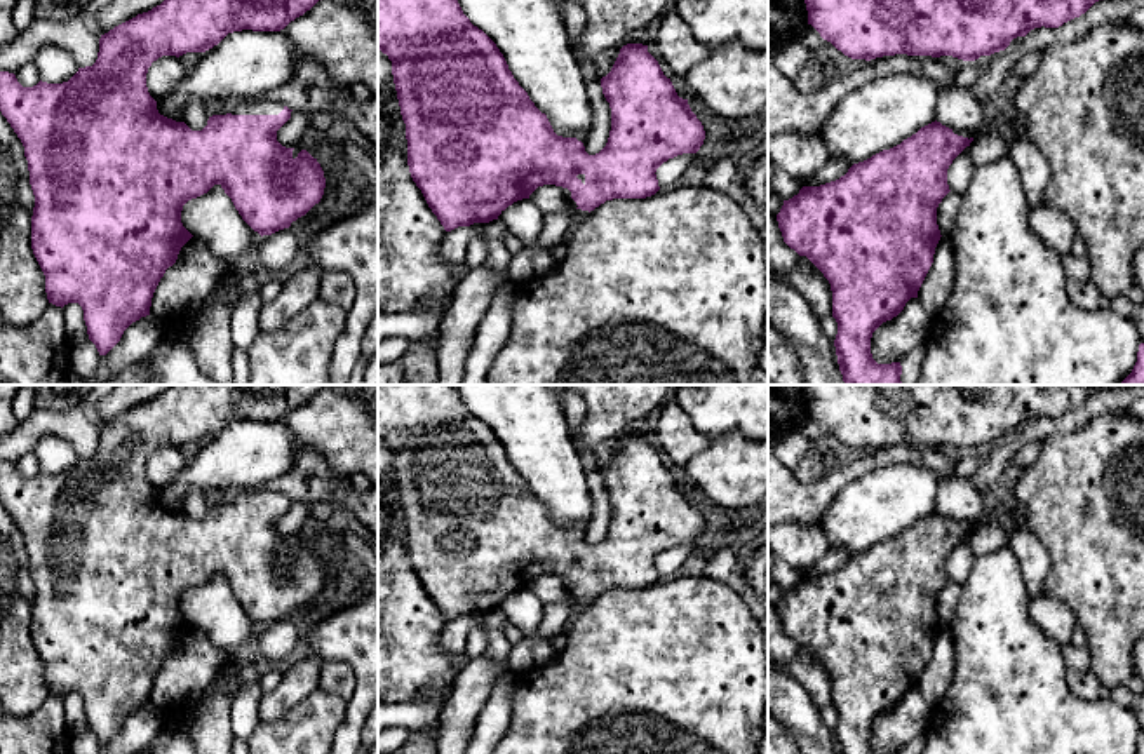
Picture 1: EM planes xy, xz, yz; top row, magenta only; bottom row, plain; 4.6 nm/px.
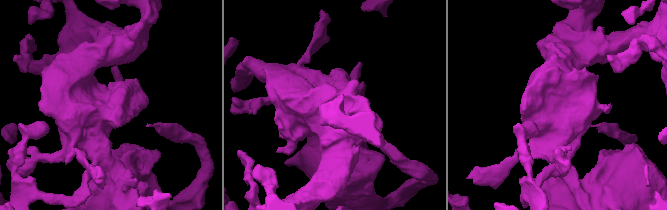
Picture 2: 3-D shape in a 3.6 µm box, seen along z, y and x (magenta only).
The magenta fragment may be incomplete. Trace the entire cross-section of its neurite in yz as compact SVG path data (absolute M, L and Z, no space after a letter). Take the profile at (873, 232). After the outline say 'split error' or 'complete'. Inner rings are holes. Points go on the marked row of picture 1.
M935 120L900 145L853 164L839 179L803 186L784 200L777 214L784 242L806 256L831 284L832 317L838 322L834 347L846 385L902 385L900 362L878 364L871 338L911 298L918 298L942 237L937 207L951 192L947 169L972 141L970 131L949 129Z; split error

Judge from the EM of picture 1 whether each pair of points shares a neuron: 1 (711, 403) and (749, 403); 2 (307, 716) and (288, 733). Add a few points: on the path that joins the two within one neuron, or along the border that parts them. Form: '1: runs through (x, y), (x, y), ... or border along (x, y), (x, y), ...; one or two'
1: runs through (720, 403), (740, 403); one
2: runs through (302, 721), (293, 730); one

